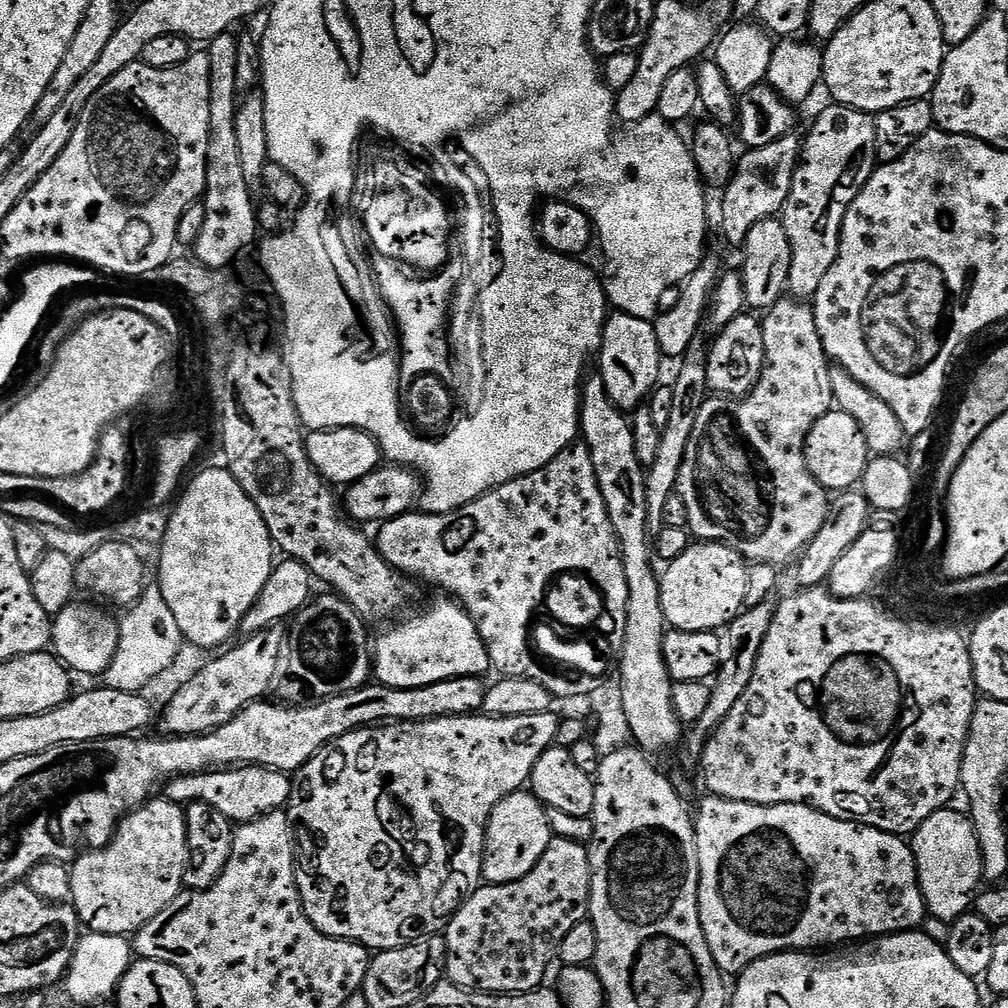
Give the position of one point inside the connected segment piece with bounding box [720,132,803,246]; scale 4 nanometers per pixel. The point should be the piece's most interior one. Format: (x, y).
(757, 191)

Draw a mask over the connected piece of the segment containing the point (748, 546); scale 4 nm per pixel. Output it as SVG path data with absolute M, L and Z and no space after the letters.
M785 298L779 300L770 309L767 315L763 317L762 323L764 325L764 337L766 338L766 358L764 359L764 369L760 375L758 386L754 386L752 393L743 398L713 395L705 402L698 414L698 422L694 422L694 434L690 438L690 446L686 446L686 458L682 462L682 470L678 474L676 487L682 502L686 502L687 529L697 541L730 546L734 550L738 550L738 554L742 554L745 560L752 564L768 563L783 566L782 564L788 563L791 565L814 536L818 534L818 530L822 530L822 526L828 521L830 493L814 478L814 474L810 474L810 470L806 466L804 443L814 426L814 422L818 422L818 418L822 418L827 412L833 411L834 405L832 391L830 390L830 361L828 355L824 352L822 338L818 334L818 326L811 307L799 299Z

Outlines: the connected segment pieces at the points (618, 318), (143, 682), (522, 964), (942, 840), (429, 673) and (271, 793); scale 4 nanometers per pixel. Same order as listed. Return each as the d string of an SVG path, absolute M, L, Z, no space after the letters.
M613 311L604 322L604 343L600 345L598 375L604 380L606 394L625 414L632 414L656 391L661 359L658 334L653 321L634 318L625 312Z
M148 586L144 589L144 597L137 604L127 609L125 620L119 621L120 625L120 641L118 642L118 650L114 654L112 664L106 673L107 687L114 690L122 690L123 692L139 692L145 691L151 680L156 680L172 663L176 660L176 655L180 652L180 644L182 645L182 637L180 627L174 618L174 614L170 610L170 606L166 606L166 602L162 598L159 587Z
M554 838L548 844L548 849L544 857L536 863L534 870L530 870L528 876L523 876L520 880L515 880L512 884L503 886L484 886L472 893L465 900L464 904L456 911L451 922L446 929L446 939L448 941L448 967L446 969L447 979L460 988L465 988L467 992L487 992L489 996L514 996L522 992L535 992L537 988L545 983L544 975L548 972L552 960L557 959L560 951L562 938L574 930L583 920L588 919L588 903L590 902L590 890L592 889L592 867L588 857L588 848L578 841Z
M949 806L930 814L930 818L926 818L926 822L922 822L922 826L918 826L918 830L910 836L927 911L945 922L957 920L973 907L984 875L978 834L974 834L971 819L963 811L955 812L954 809Z
M440 598L433 608L425 610L421 616L412 616L405 624L400 624L397 628L392 628L389 632L384 632L380 637L375 637L374 640L374 676L379 683L383 684L386 688L417 688L418 686L434 686L434 682L446 682L450 678L466 678L467 676L479 676L485 675L484 671L489 671L492 668L492 660L488 656L486 646L482 642L482 638L478 634L478 626L470 618L470 614L465 610L459 602L451 598Z
M228 766L223 770L198 772L195 776L178 776L166 784L167 799L184 806L189 802L214 806L233 825L251 824L271 812L279 812L292 799L294 784L285 773L259 766Z

